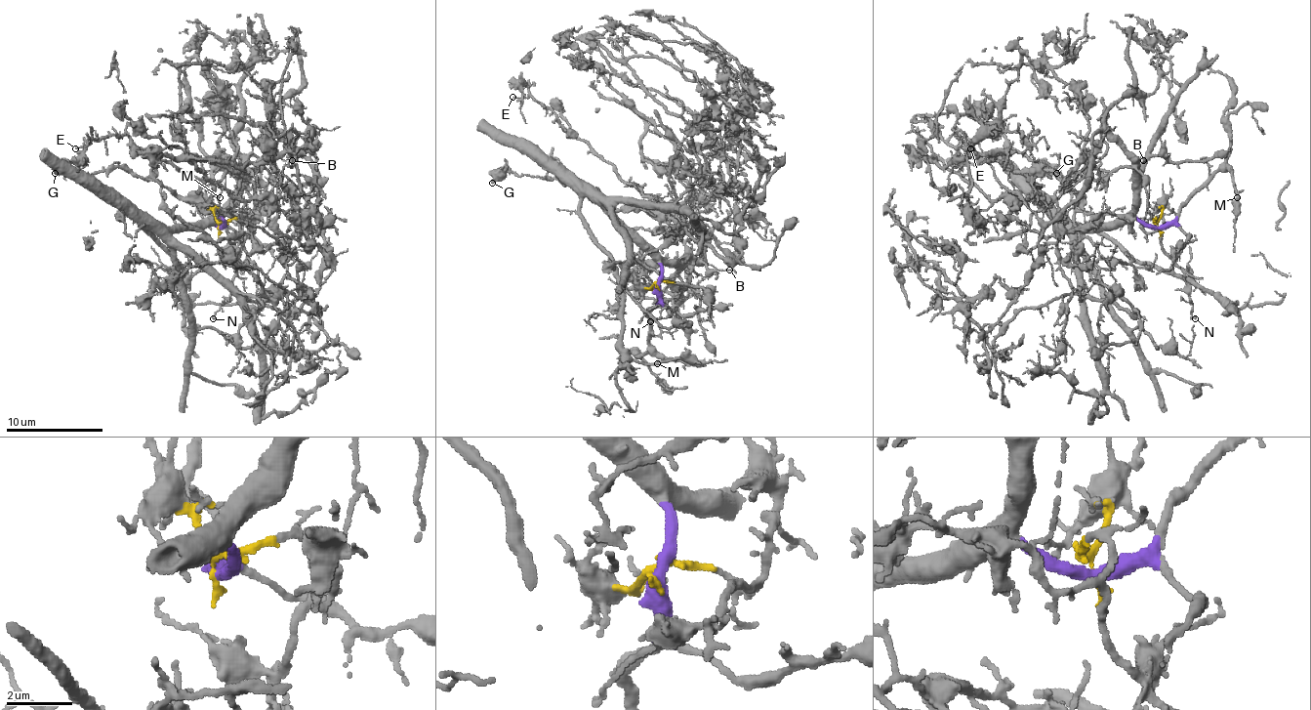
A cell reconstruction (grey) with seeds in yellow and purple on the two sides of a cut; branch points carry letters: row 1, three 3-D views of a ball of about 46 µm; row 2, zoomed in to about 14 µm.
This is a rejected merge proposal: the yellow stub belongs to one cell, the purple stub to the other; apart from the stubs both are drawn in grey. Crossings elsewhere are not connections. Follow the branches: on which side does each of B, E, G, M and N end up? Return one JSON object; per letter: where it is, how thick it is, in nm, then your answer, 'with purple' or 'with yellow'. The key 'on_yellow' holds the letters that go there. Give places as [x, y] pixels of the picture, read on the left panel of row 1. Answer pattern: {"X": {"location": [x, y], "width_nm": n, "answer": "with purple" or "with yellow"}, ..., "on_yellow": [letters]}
{"B": {"location": [292, 160], "width_nm": 90, "answer": "with purple"}, "E": {"location": [75, 148], "width_nm": 90, "answer": "with yellow"}, "G": {"location": [55, 173], "width_nm": 440, "answer": "with yellow"}, "M": {"location": [220, 197], "width_nm": 100, "answer": "with purple"}, "N": {"location": [213, 318], "width_nm": 160, "answer": "with yellow"}, "on_yellow": ["E", "G", "N"]}

